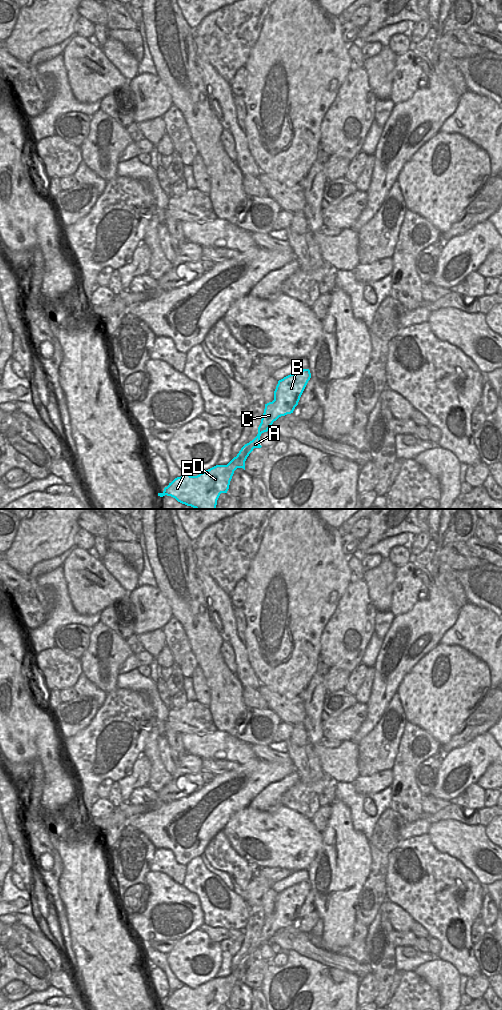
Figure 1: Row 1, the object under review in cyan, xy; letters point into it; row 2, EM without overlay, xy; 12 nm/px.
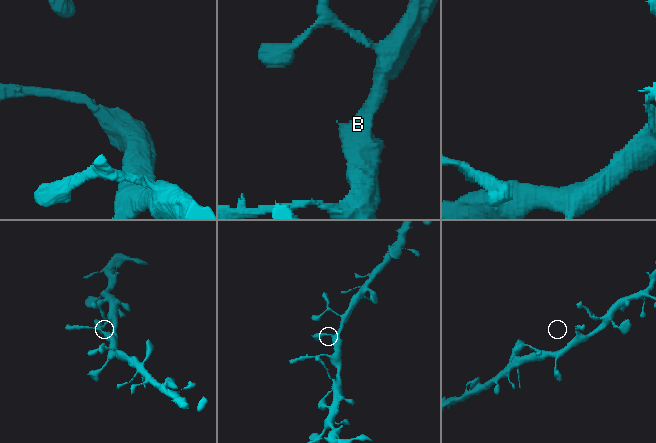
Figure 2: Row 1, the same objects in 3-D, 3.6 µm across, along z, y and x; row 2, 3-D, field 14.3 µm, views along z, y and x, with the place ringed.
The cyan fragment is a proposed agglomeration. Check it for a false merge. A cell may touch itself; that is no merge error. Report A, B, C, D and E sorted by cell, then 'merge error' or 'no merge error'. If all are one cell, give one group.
A B C D E | no merge error

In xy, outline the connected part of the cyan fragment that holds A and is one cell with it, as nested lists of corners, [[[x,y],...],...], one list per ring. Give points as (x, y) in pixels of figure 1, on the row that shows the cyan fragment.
[[[303,369],[278,381],[274,391],[274,400],[265,404],[265,409],[262,415],[261,423],[258,427],[257,436],[252,441],[245,444],[237,456],[234,457],[227,465],[216,465],[197,476],[190,476],[189,474],[184,473],[181,477],[177,477],[171,483],[169,483],[169,485],[164,488],[162,493],[158,493],[158,496],[171,496],[178,502],[187,506],[191,506],[195,509],[216,509],[217,500],[220,494],[227,493],[229,489],[230,481],[234,471],[237,468],[243,468],[245,470],[245,461],[247,457],[254,448],[262,447],[260,445],[260,436],[262,433],[268,431],[274,421],[276,421],[281,416],[293,413],[310,378],[310,370]]]

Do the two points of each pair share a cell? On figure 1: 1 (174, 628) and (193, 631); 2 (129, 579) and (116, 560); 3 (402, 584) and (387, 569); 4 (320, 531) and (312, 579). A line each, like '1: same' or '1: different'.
1: different
2: same
3: different
4: same

